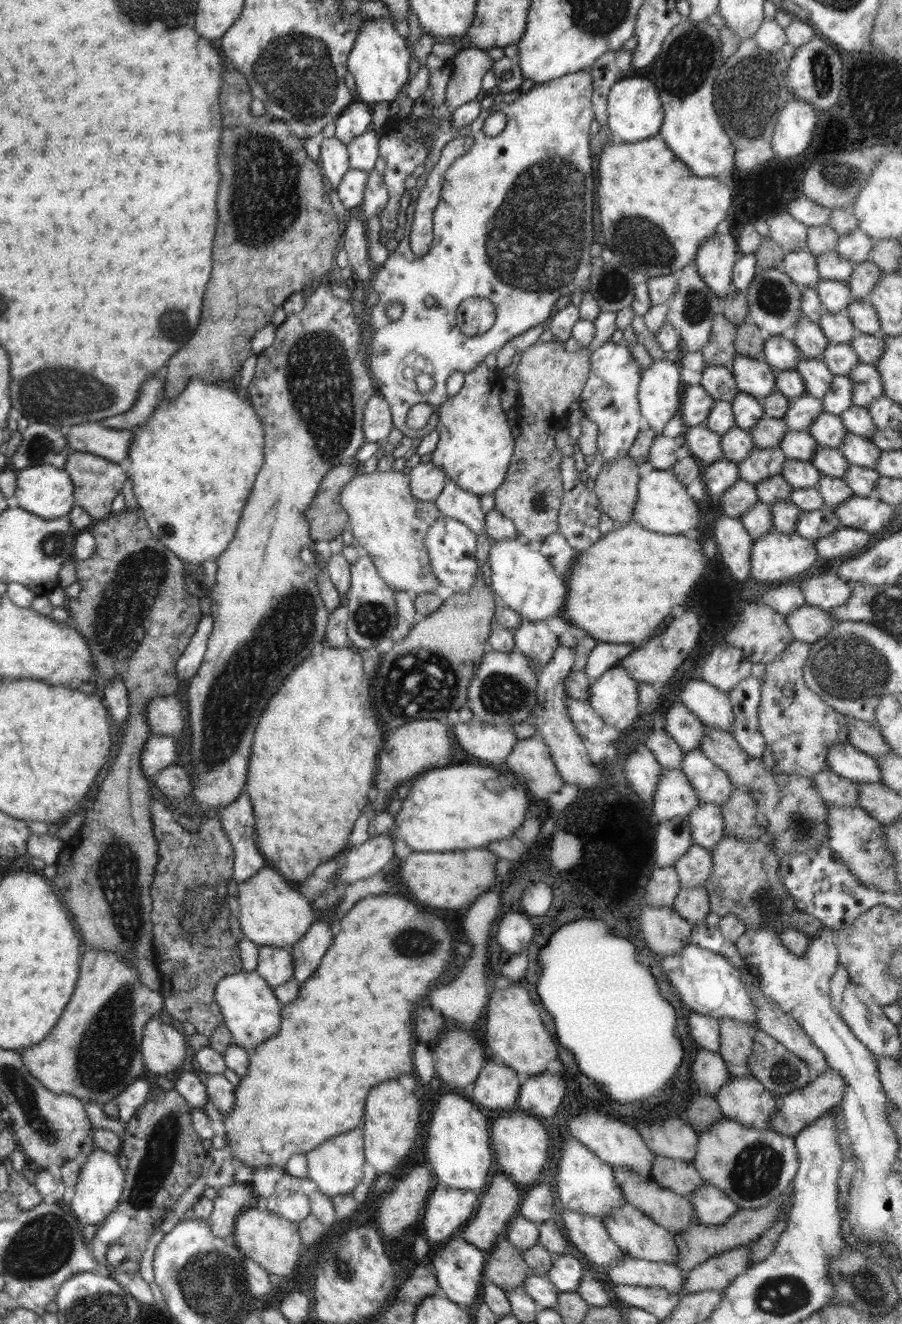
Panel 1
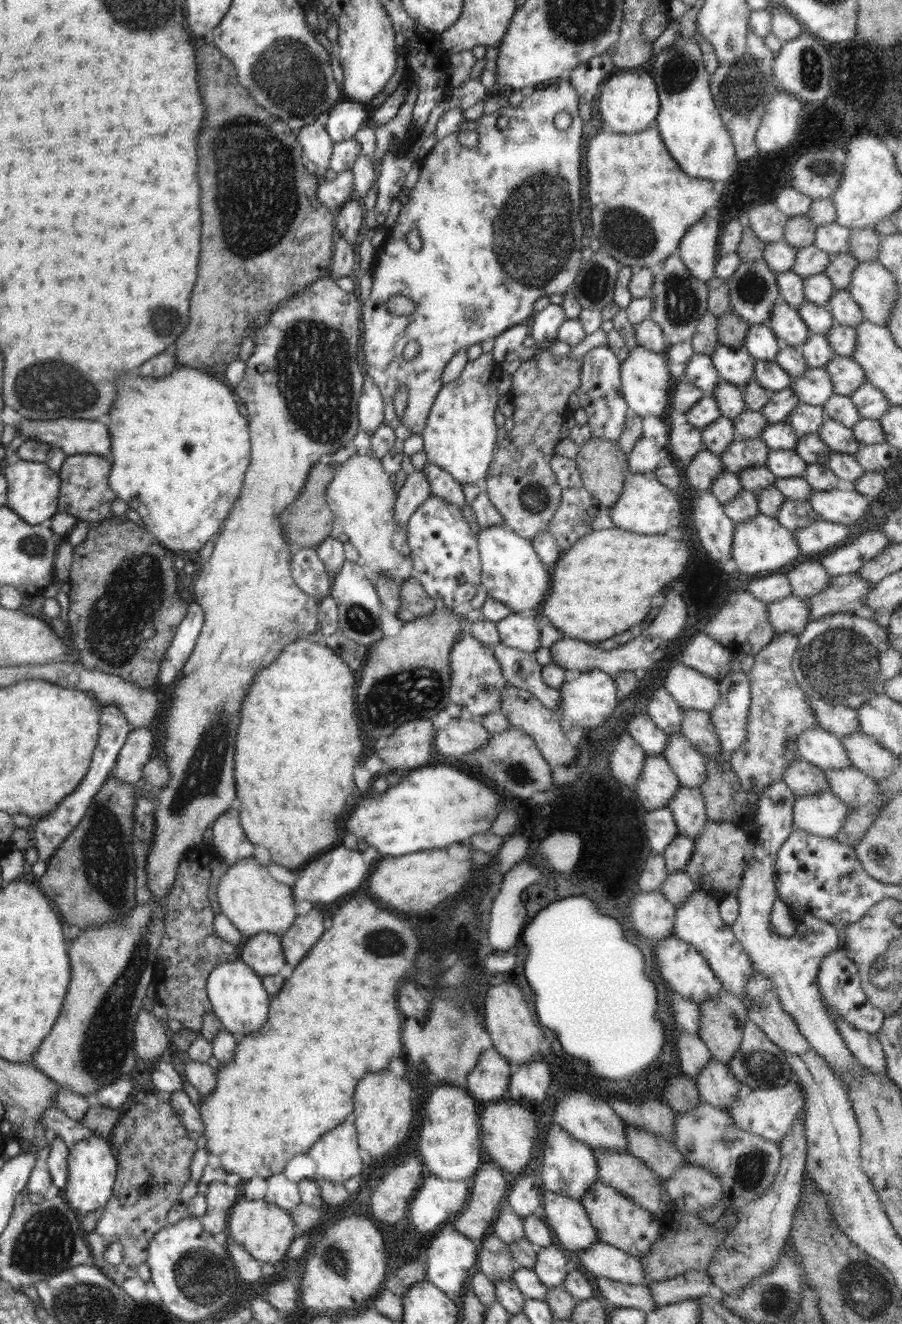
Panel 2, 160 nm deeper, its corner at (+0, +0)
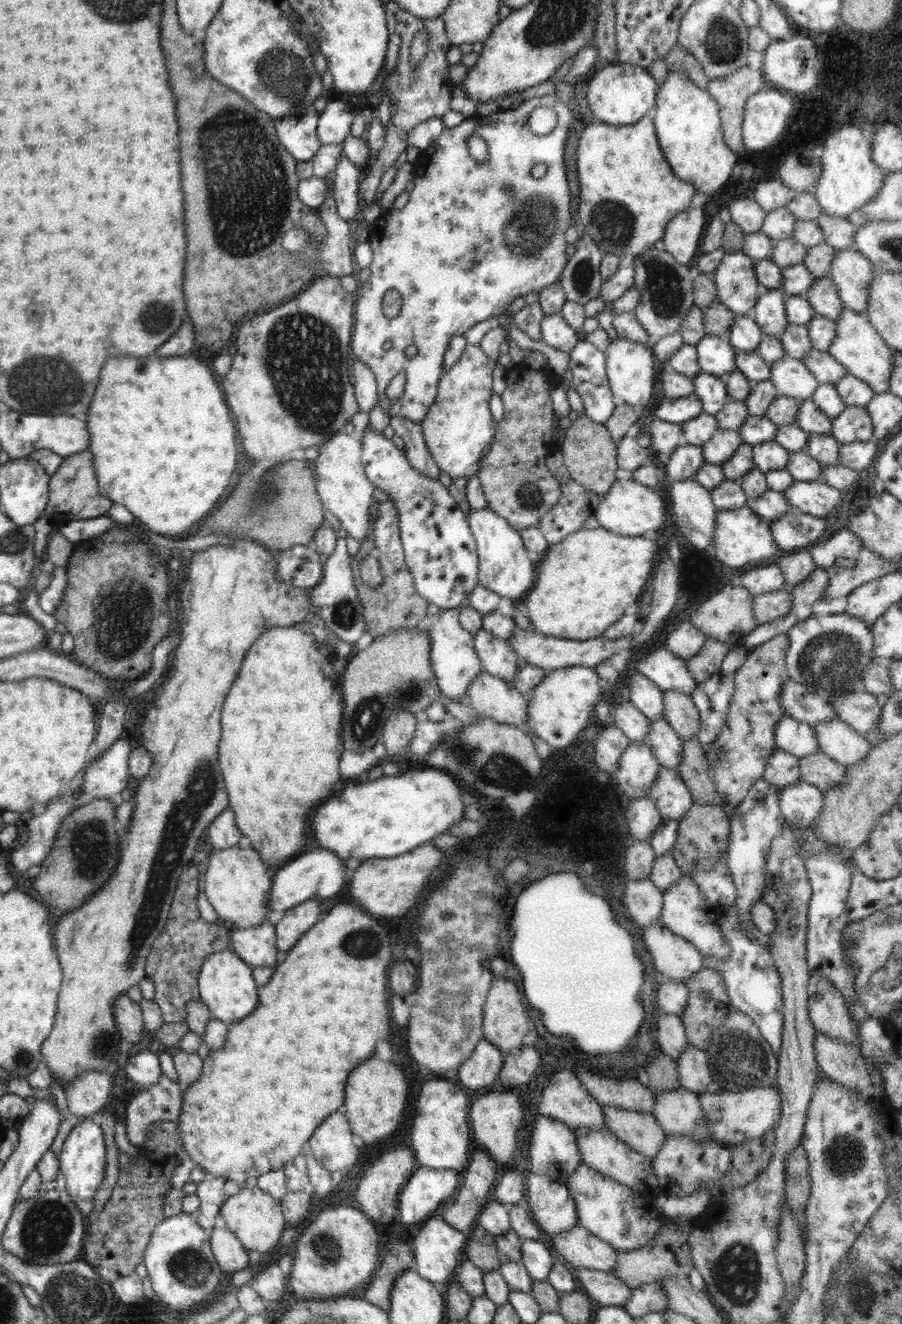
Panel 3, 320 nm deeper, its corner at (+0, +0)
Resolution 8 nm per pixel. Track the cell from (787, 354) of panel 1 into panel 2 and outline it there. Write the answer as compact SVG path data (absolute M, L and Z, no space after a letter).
M749 323L743 346L755 359L775 361L776 354L783 344L773 335L771 327L767 324Z

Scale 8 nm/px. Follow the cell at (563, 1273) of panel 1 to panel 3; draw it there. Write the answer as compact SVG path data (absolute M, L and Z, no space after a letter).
M523 1239L522 1262L533 1280L546 1281L557 1256L547 1240Z

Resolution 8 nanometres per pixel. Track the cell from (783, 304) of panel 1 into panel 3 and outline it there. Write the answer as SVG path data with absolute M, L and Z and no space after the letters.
M740 251L726 253L712 272L718 301L734 314L751 316L762 294L754 267L755 260Z

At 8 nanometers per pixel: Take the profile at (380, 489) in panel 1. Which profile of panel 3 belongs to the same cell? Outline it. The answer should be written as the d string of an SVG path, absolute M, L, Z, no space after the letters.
M338 432L332 438L325 440L319 446L319 454L311 462L315 487L323 506L330 510L341 522L341 527L360 544L375 529L375 522L370 520L370 504L376 501L372 498L376 486L366 476L361 463L362 443L353 434Z

